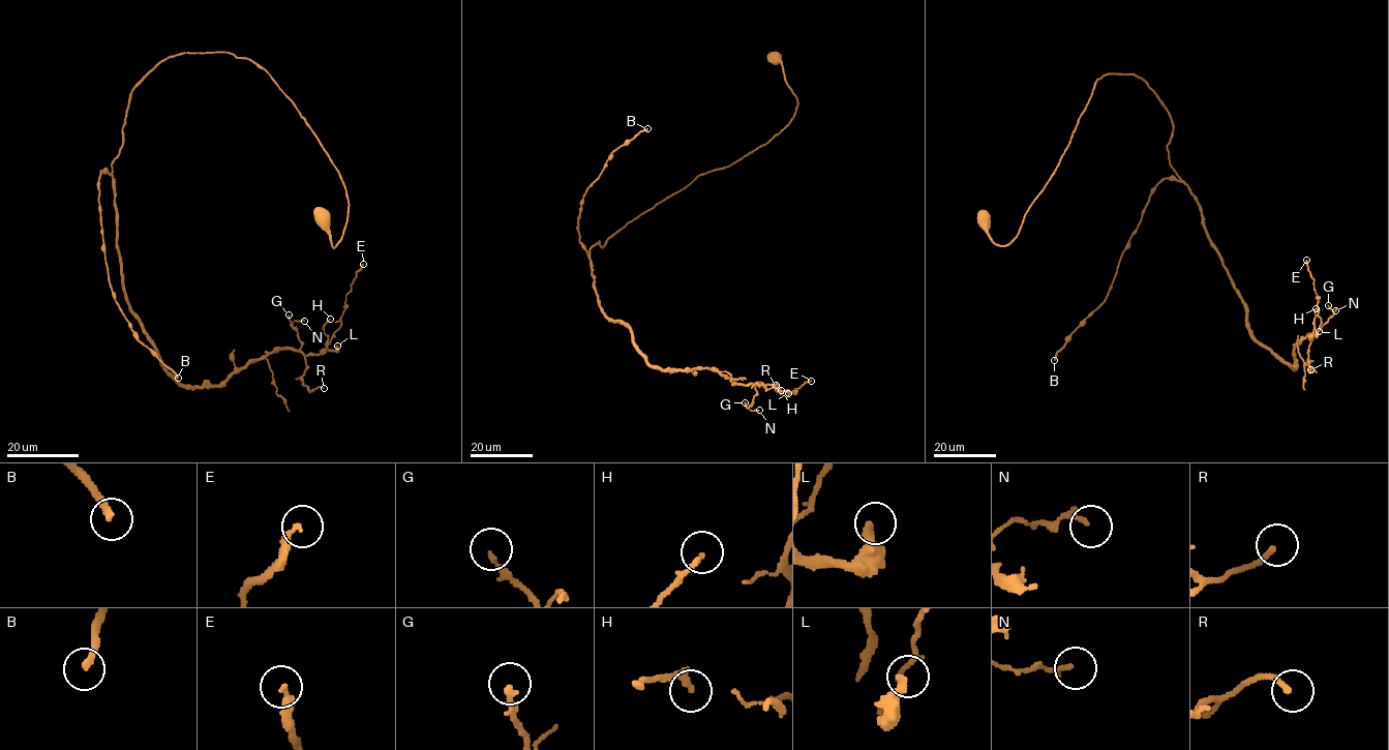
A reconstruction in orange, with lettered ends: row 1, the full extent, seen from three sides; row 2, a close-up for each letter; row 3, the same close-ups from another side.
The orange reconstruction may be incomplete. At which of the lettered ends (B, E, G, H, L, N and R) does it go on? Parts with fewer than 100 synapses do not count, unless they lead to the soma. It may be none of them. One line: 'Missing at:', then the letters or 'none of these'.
Missing at: B

